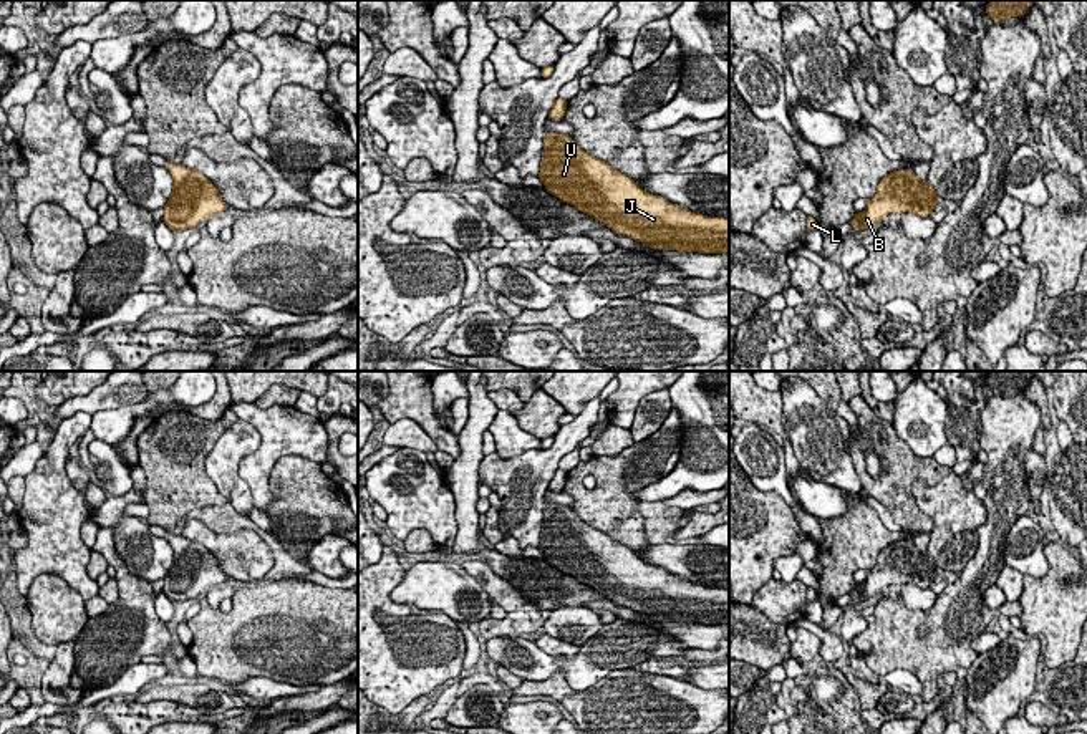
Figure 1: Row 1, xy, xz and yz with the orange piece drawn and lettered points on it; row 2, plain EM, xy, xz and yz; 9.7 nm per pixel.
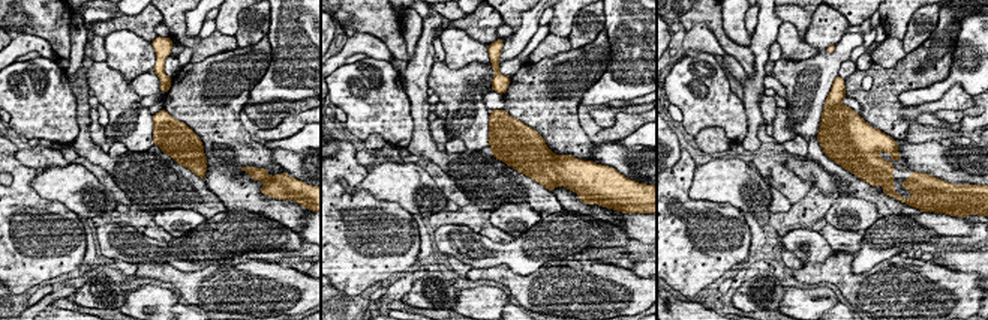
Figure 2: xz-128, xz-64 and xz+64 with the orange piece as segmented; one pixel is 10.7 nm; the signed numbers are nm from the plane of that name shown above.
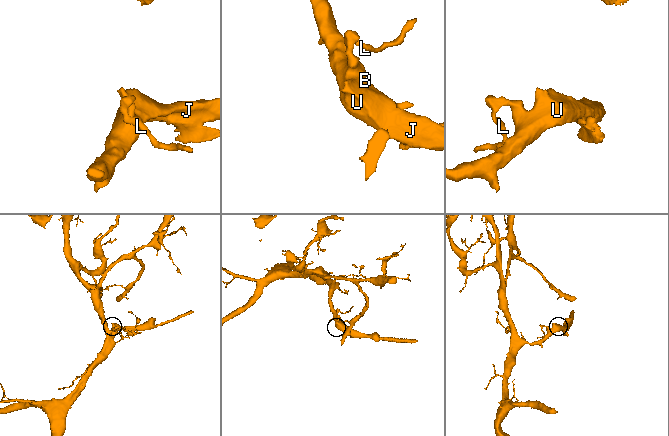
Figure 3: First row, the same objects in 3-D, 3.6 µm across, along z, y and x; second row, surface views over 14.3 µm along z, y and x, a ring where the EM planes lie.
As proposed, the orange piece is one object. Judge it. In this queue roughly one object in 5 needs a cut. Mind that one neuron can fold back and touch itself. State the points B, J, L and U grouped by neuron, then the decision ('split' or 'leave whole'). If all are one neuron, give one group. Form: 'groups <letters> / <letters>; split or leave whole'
groups B J L U; leave whole

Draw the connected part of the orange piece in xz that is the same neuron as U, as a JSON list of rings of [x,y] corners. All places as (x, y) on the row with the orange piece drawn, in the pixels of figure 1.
[[[545,133],[539,177],[550,194],[618,235],[631,237],[653,249],[729,254],[729,219],[694,214],[664,197],[648,194],[633,179],[583,151],[568,134]]]

